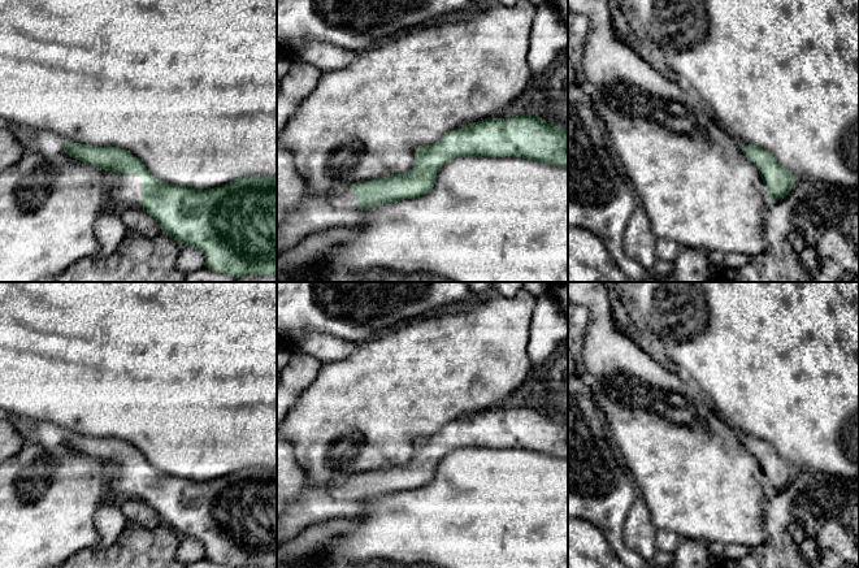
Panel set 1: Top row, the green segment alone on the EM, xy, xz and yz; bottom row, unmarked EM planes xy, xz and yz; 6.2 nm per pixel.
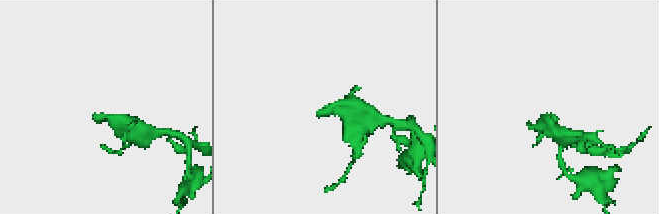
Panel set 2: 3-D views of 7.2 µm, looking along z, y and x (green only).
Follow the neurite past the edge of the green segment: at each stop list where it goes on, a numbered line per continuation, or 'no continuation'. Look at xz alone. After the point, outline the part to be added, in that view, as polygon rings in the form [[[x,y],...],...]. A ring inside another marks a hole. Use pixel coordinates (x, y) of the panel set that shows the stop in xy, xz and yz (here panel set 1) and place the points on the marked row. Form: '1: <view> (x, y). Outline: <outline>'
1: xz (315, 213). Outline: [[[351,185],[342,194],[305,194],[277,226],[277,253],[311,234],[334,227],[355,227],[364,218],[365,213],[357,207]]]

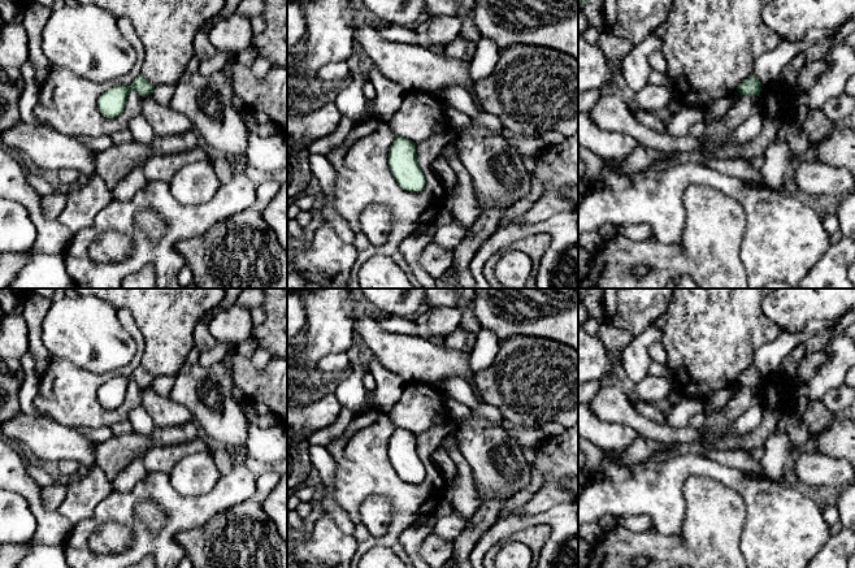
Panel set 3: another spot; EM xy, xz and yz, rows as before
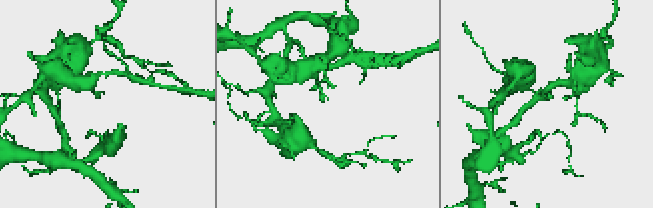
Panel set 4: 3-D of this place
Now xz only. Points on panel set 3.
no continuation

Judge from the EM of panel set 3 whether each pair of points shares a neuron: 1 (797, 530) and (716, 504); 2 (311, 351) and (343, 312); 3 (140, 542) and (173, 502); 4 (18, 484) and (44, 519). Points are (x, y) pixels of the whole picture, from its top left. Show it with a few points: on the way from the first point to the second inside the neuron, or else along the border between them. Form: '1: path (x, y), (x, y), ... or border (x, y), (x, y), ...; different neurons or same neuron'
1: border (729, 489), (745, 506), (740, 545); different neurons
2: path (320, 342), (334, 321); same neuron
3: path (153, 542), (173, 524), (173, 515); same neuron
4: path (27, 491), (34, 498), (38, 510); same neuron

